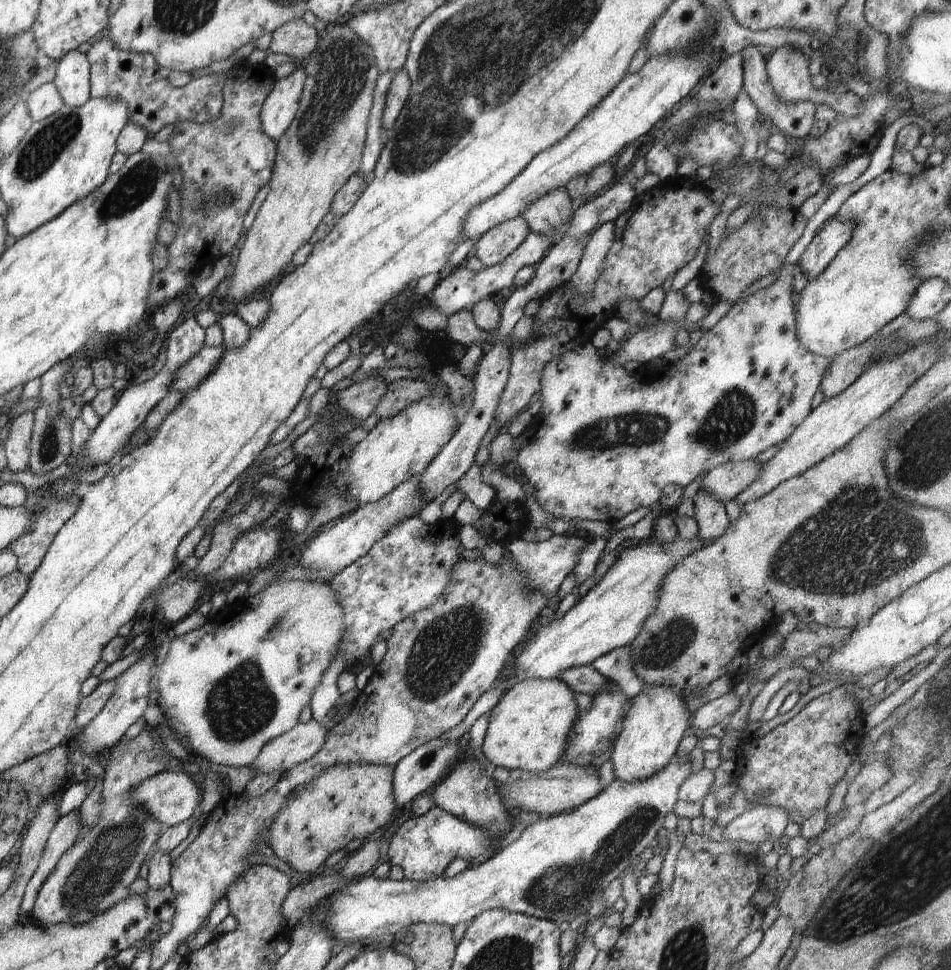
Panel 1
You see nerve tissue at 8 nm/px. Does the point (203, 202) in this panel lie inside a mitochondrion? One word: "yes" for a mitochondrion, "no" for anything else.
yes

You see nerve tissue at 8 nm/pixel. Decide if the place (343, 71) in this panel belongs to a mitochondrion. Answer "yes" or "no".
yes

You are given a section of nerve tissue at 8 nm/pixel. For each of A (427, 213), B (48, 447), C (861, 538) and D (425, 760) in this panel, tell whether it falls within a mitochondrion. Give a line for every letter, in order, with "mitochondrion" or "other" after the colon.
A: other
B: mitochondrion
C: mitochondrion
D: mitochondrion

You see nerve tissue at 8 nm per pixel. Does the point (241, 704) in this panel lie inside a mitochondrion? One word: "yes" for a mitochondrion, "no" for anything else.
yes

